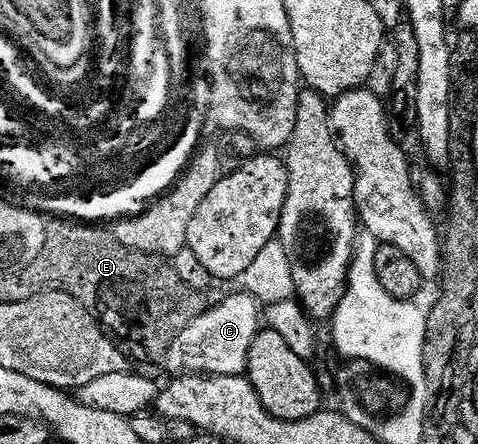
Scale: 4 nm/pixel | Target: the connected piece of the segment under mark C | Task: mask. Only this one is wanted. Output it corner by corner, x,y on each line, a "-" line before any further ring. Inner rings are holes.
253,292
234,293
219,305
205,310
198,320
182,334
182,361
189,372
207,377
241,377
250,368
250,352
260,332
264,309

